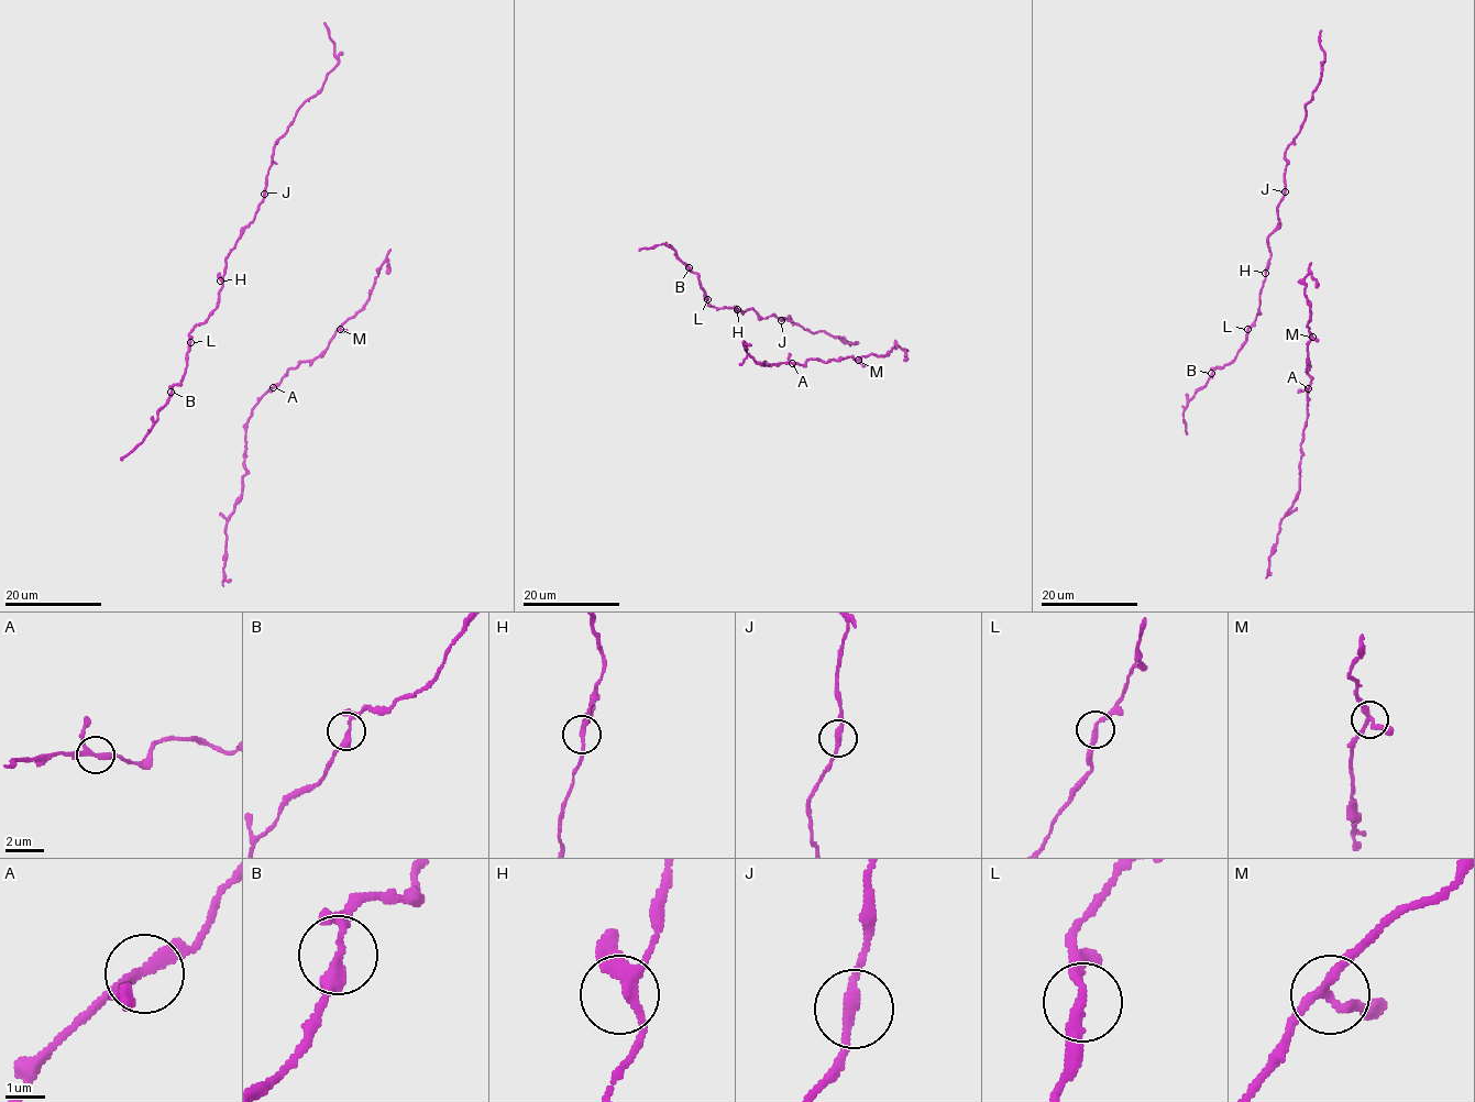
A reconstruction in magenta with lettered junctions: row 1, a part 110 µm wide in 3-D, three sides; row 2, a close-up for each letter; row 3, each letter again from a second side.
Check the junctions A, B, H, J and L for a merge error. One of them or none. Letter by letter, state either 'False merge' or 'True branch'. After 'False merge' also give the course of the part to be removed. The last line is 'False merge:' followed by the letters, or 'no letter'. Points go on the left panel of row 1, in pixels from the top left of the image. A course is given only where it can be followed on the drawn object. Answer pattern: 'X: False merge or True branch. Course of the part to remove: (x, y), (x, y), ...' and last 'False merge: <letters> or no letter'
A: True branch
B: True branch
H: True branch
J: True branch
L: True branch
False merge: no letter

